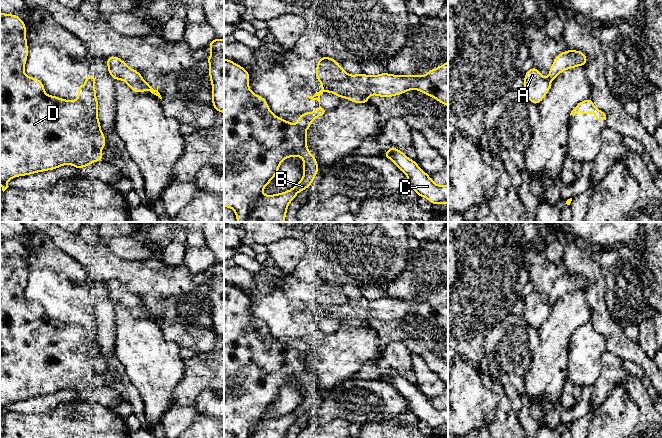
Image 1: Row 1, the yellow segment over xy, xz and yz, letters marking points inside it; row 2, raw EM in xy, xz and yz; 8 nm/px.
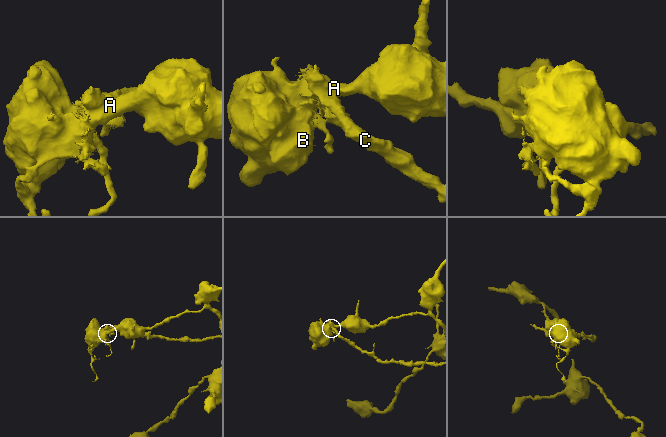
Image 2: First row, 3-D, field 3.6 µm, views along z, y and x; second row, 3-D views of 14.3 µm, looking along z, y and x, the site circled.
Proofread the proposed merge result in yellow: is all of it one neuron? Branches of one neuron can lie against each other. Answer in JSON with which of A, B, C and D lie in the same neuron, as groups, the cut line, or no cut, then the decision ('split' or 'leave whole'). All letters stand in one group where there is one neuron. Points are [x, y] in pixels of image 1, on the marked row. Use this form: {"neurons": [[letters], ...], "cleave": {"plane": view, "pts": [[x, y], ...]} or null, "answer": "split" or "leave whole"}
{"neurons": [["A", "B", "D"], ["C"]], "cleave": {"plane": "xz", "pts": [[328, 91], [347, 91], [367, 99]]}, "answer": "split"}

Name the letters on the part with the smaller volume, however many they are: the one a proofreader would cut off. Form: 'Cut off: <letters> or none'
Cut off: C

